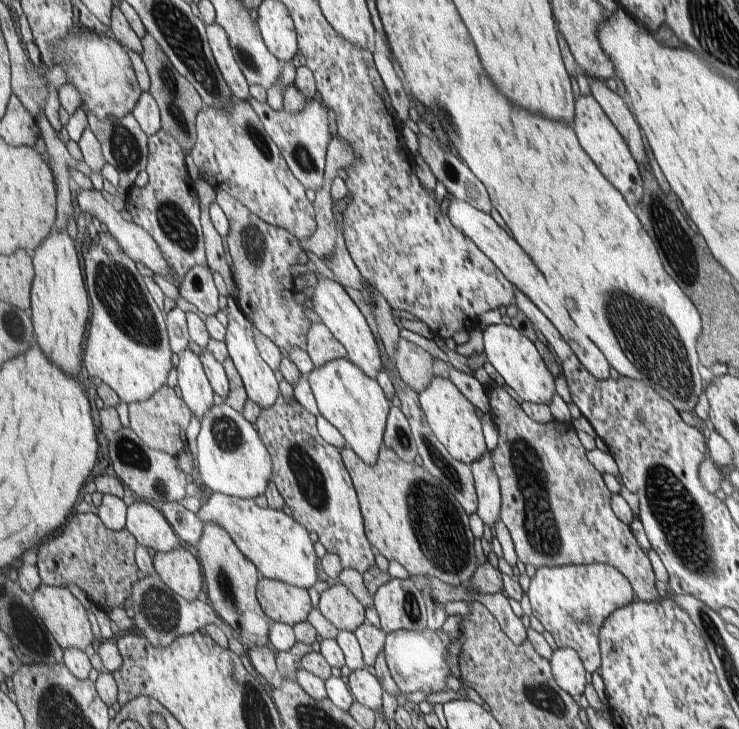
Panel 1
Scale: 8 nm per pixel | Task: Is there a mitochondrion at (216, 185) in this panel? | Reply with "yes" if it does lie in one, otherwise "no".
no

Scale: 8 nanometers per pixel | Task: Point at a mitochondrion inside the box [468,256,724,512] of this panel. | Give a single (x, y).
(645, 339)

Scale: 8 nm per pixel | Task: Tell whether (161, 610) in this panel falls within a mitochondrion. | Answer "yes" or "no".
yes

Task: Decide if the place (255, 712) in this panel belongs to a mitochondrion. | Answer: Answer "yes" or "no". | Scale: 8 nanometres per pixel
yes

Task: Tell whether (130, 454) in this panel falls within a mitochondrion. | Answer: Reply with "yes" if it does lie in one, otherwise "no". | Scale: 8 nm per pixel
yes

